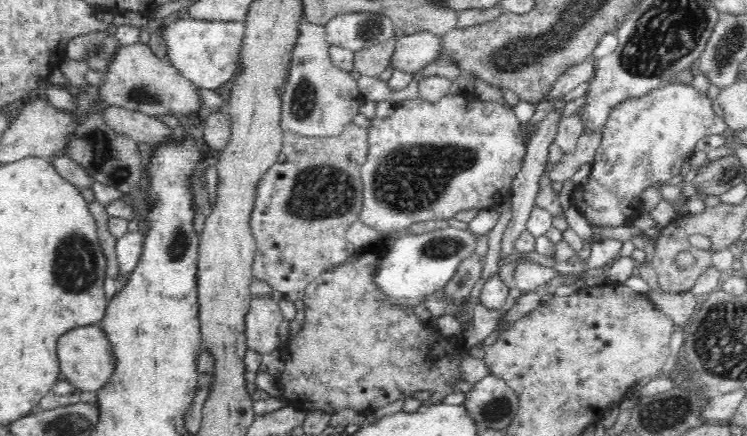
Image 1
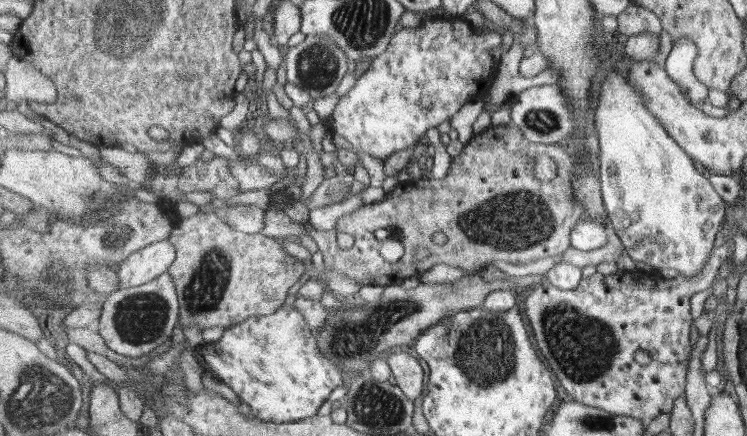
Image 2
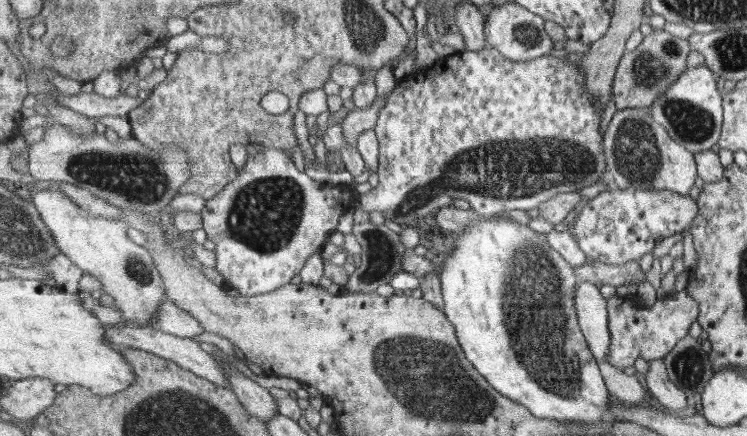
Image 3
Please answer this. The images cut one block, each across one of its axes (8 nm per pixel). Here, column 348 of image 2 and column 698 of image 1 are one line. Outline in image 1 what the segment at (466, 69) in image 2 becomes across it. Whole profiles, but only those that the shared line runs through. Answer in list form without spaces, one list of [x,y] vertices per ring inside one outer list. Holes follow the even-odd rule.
[[[679,82],[665,84],[646,95],[618,104],[610,114],[602,129],[602,142],[598,146],[591,164],[588,182],[584,186],[578,185],[573,192],[572,202],[584,204],[578,210],[592,228],[618,228],[624,226],[628,220],[636,218],[642,212],[641,197],[644,190],[658,186],[664,180],[677,177],[680,173],[682,160],[694,150],[696,142],[710,134],[722,134],[728,127],[718,119],[712,111],[712,101],[707,92],[698,92],[692,86]]]

